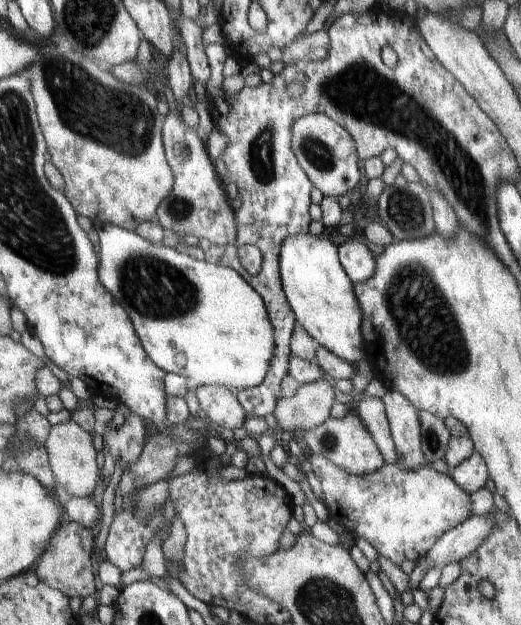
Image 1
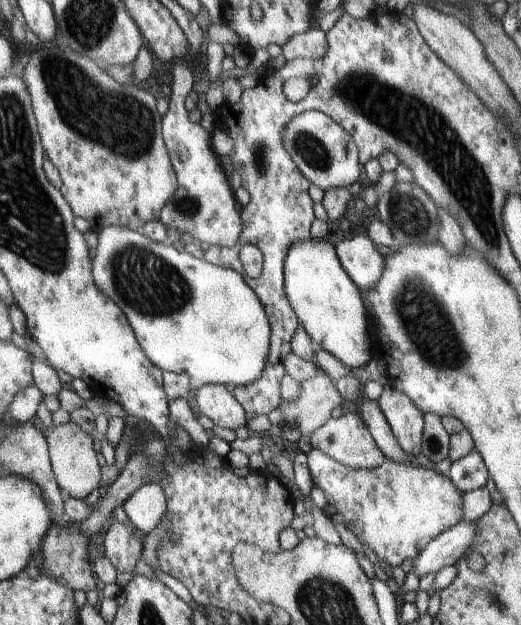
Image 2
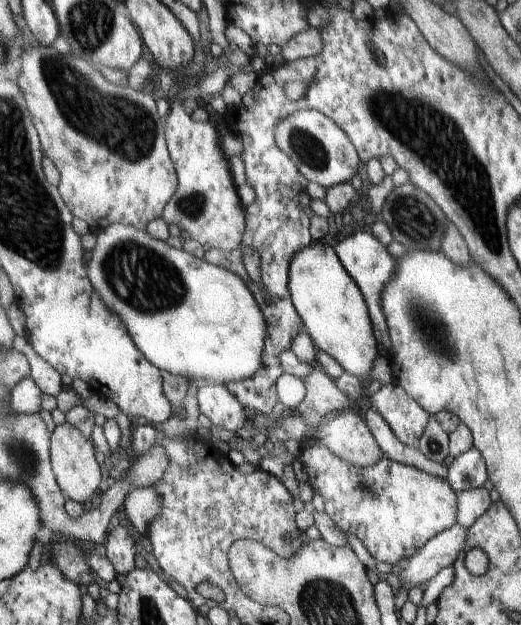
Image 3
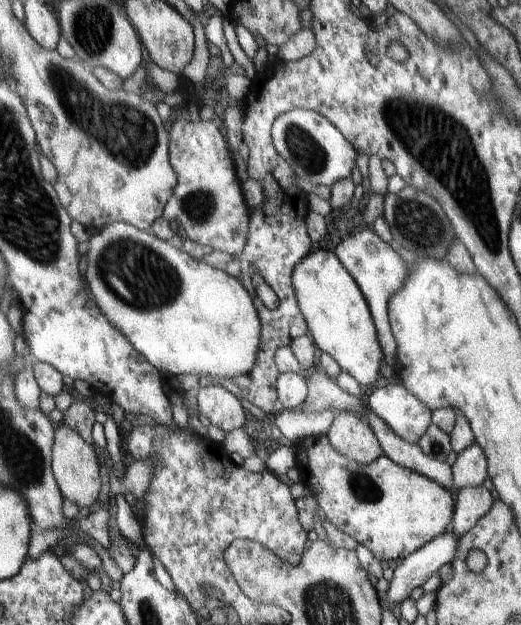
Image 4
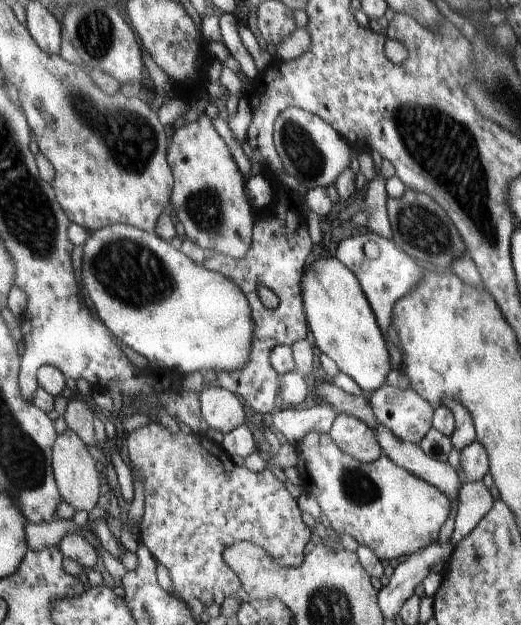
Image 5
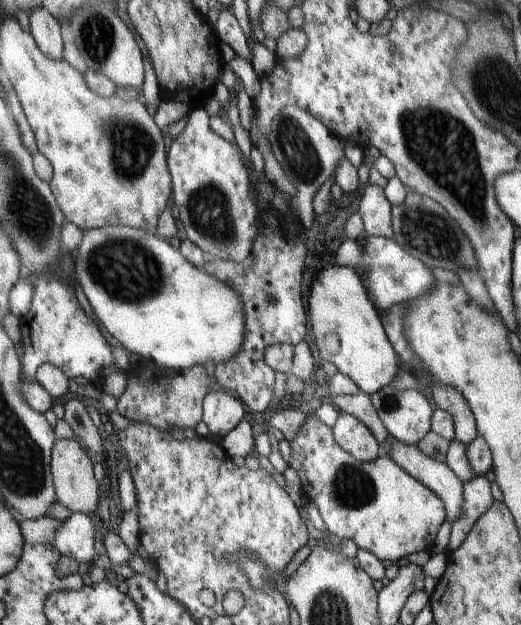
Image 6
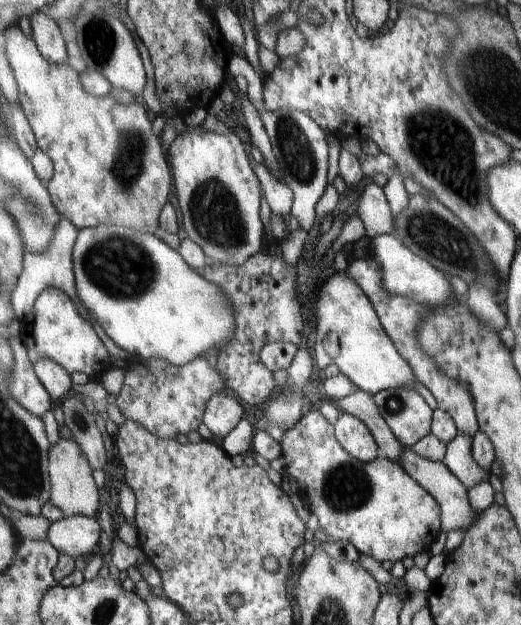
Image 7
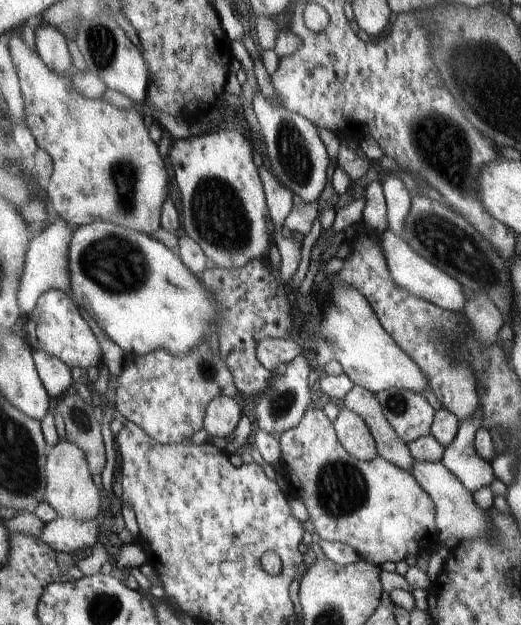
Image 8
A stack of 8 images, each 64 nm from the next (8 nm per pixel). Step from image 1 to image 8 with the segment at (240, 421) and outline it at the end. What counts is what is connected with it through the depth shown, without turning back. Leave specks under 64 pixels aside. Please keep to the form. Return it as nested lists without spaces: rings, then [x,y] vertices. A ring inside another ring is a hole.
[[[226,396],[214,398],[208,403],[203,418],[203,428],[208,434],[229,438],[238,426],[242,410],[236,400]]]

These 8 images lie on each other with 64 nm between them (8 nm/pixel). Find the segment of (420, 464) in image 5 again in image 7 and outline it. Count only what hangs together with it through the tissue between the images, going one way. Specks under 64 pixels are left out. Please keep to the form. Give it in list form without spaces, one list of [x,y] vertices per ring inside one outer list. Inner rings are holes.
[[[410,447],[402,448],[402,460],[398,462],[400,466],[416,481],[427,490],[432,498],[435,498],[440,506],[440,528],[446,534],[452,530],[468,530],[472,522],[476,520],[477,514],[472,512],[470,502],[468,502],[467,488],[446,468],[443,462],[432,461],[422,456],[416,455]]]

